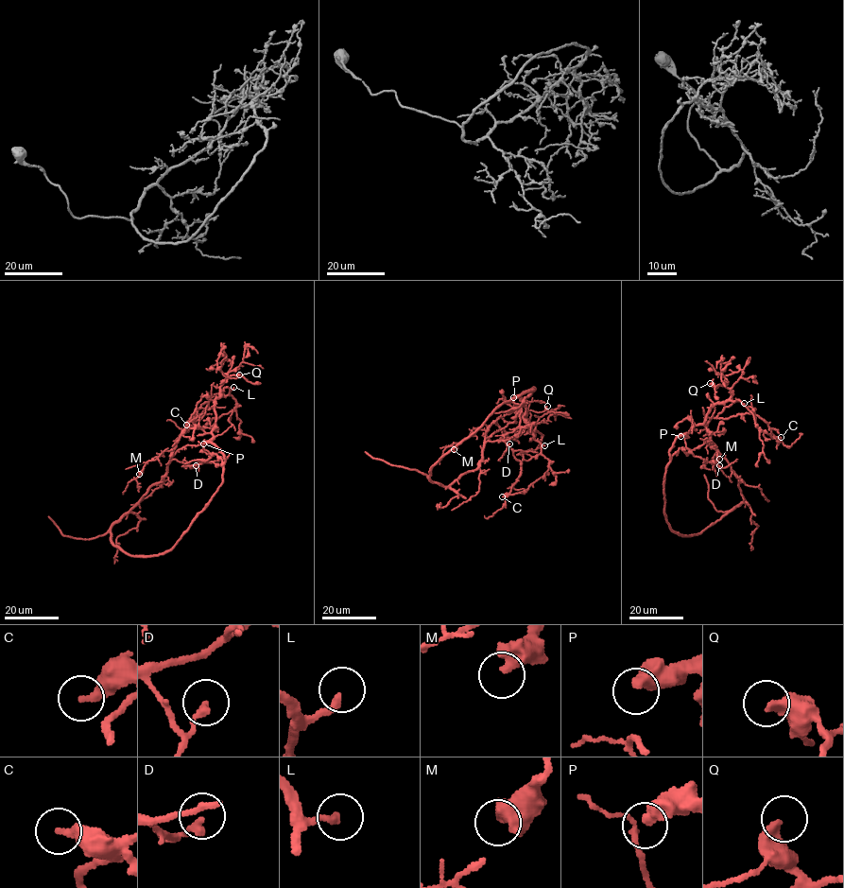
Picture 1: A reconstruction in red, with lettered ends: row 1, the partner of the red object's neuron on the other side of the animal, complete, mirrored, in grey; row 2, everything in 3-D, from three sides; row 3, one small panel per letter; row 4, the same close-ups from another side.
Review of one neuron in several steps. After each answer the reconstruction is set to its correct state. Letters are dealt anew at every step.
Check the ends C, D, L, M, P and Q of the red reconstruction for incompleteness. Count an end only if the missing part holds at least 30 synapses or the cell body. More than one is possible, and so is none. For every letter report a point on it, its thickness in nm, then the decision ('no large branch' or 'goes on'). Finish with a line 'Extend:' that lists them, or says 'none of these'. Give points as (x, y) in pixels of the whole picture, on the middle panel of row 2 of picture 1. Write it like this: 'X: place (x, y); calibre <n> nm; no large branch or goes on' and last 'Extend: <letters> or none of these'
C: place (502, 496); calibre 300 nm; no large branch
D: place (509, 444); calibre 240 nm; no large branch
L: place (544, 445); calibre 240 nm; no large branch
M: place (454, 449); calibre 360 nm; no large branch
P: place (513, 397); calibre 440 nm; no large branch
Q: place (547, 406); calibre 480 nm; no large branch
Extend: none of these

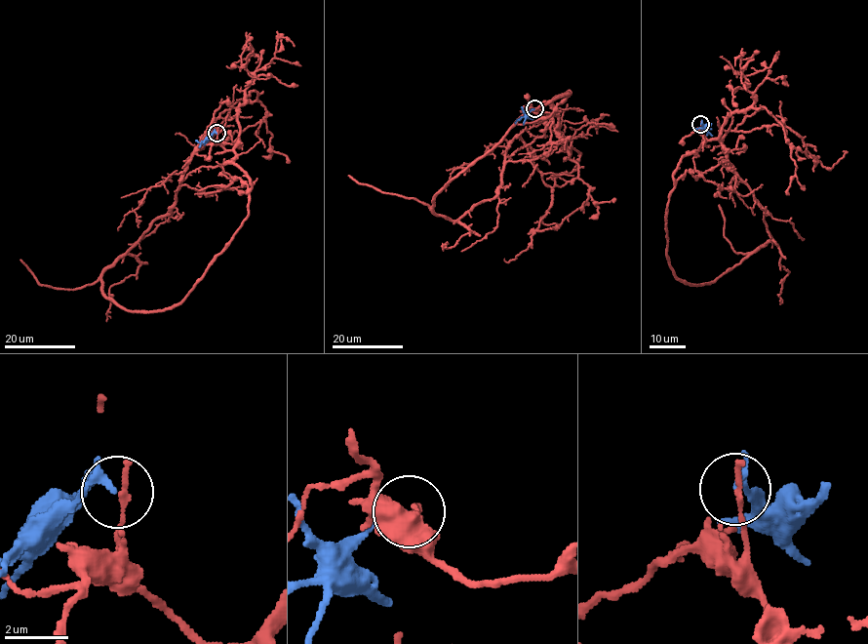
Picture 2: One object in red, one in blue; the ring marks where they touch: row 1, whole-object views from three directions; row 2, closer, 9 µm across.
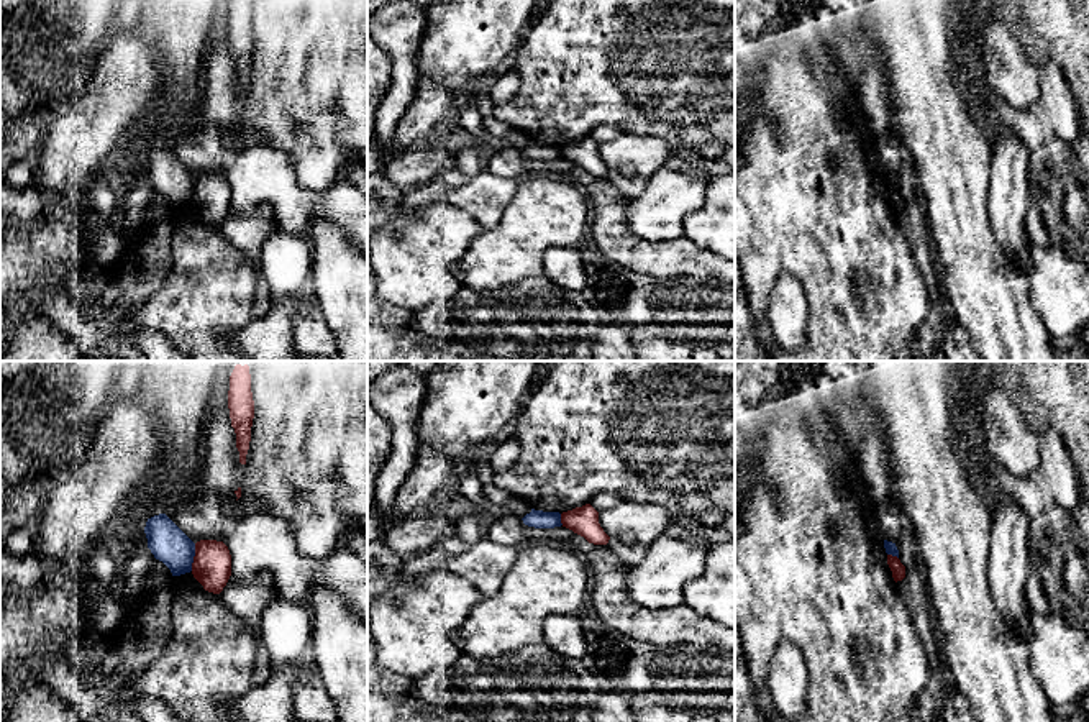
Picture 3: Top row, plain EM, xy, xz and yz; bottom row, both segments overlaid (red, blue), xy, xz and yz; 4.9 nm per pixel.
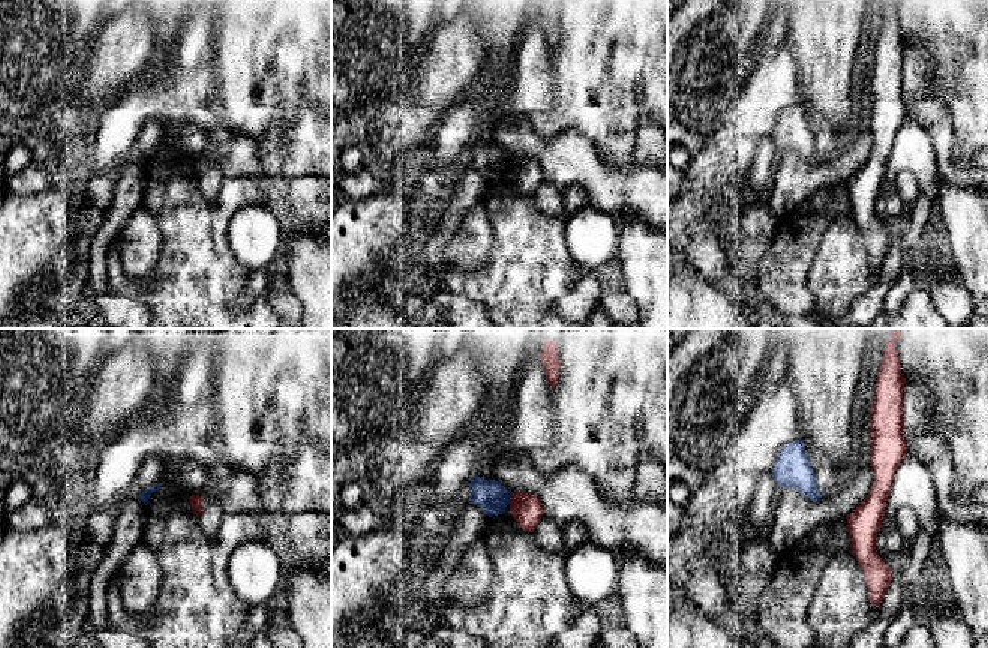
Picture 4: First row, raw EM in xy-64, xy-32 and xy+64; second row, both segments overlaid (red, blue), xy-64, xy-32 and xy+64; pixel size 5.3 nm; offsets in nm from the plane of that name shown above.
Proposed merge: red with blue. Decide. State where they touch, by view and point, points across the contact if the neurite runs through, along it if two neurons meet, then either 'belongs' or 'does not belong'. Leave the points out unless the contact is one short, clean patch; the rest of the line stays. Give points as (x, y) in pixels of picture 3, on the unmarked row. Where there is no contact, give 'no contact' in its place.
xy (194, 189) | along xy (195, 176), (191, 202) | does not belong

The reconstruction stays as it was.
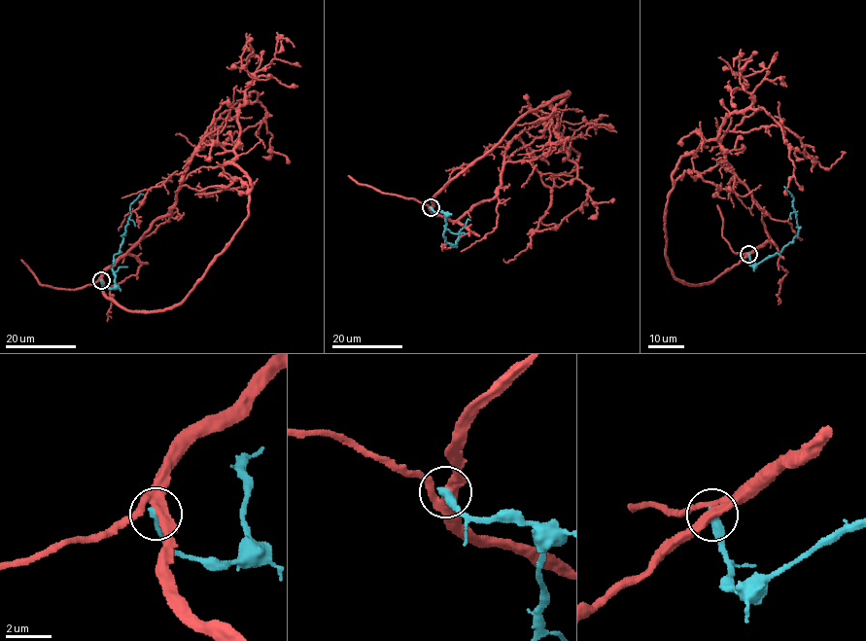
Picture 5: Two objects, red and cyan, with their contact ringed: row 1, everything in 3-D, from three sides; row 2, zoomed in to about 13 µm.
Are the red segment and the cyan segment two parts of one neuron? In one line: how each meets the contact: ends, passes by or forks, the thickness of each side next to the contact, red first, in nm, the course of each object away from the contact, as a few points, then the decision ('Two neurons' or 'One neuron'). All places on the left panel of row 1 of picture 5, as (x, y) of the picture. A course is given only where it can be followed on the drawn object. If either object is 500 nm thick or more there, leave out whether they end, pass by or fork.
At the ring red forks. At the ring cyan ends. Thickness 320 nm (red) against 440 nm. Course of red: (101, 281), (175, 204), (186, 164), (221, 114), (257, 99), (246, 90), (275, 57), (276, 42), (294, 48). Course of cyan: (101, 281), (103, 286), (115, 284), (114, 256), (122, 241), (130, 204), (143, 195). Two neurons

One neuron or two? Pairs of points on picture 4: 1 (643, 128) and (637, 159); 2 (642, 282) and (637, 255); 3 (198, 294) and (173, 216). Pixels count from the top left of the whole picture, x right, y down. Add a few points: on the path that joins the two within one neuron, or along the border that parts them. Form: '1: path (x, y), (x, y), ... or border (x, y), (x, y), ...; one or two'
1: path (643, 135), (643, 152); one
2: path (642, 276), (642, 261); one
3: path (197, 275), (195, 239), (192, 236); one

